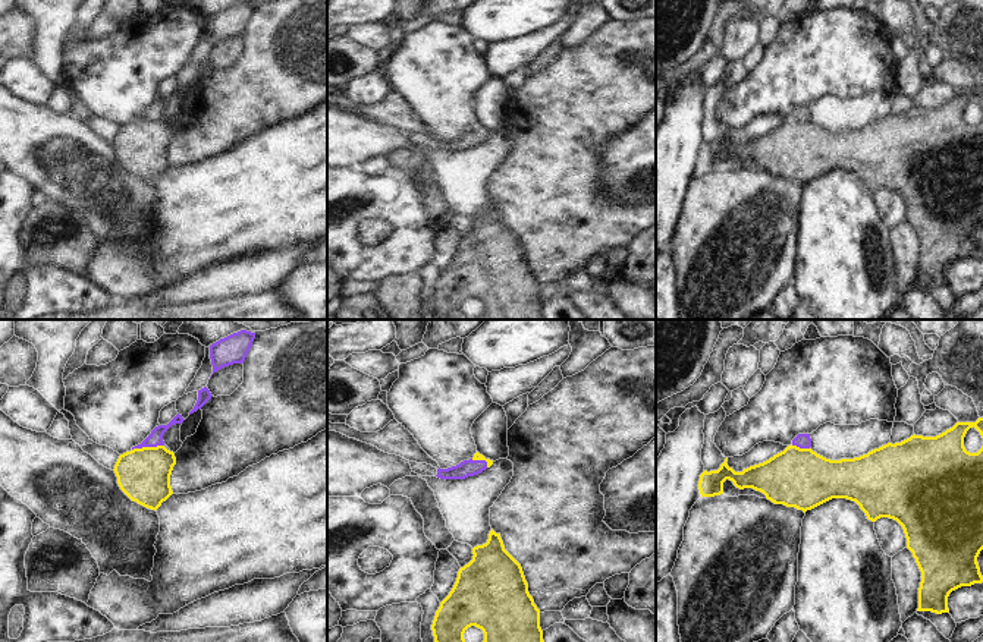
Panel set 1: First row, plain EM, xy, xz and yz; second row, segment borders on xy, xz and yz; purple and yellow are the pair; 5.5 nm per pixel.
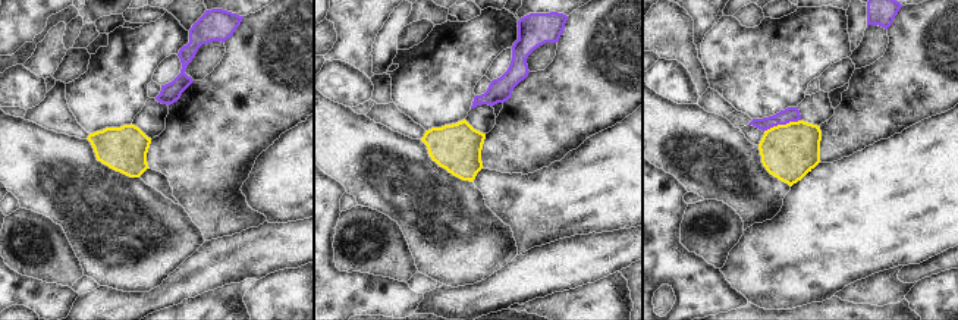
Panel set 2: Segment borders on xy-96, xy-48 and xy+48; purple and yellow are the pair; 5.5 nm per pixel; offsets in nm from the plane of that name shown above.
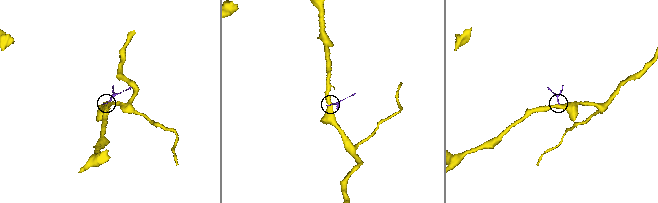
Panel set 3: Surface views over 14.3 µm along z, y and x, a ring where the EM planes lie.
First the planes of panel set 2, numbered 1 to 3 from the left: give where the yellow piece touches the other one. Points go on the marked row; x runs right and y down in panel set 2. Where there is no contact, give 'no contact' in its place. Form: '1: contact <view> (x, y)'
1: no contact
2: no contact
3: contact xy+48 (781, 124)

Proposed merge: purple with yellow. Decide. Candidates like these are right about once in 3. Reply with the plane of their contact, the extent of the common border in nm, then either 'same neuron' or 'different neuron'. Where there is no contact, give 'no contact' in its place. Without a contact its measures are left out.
meets purple in xy; contact 180 nm long; different neuron

